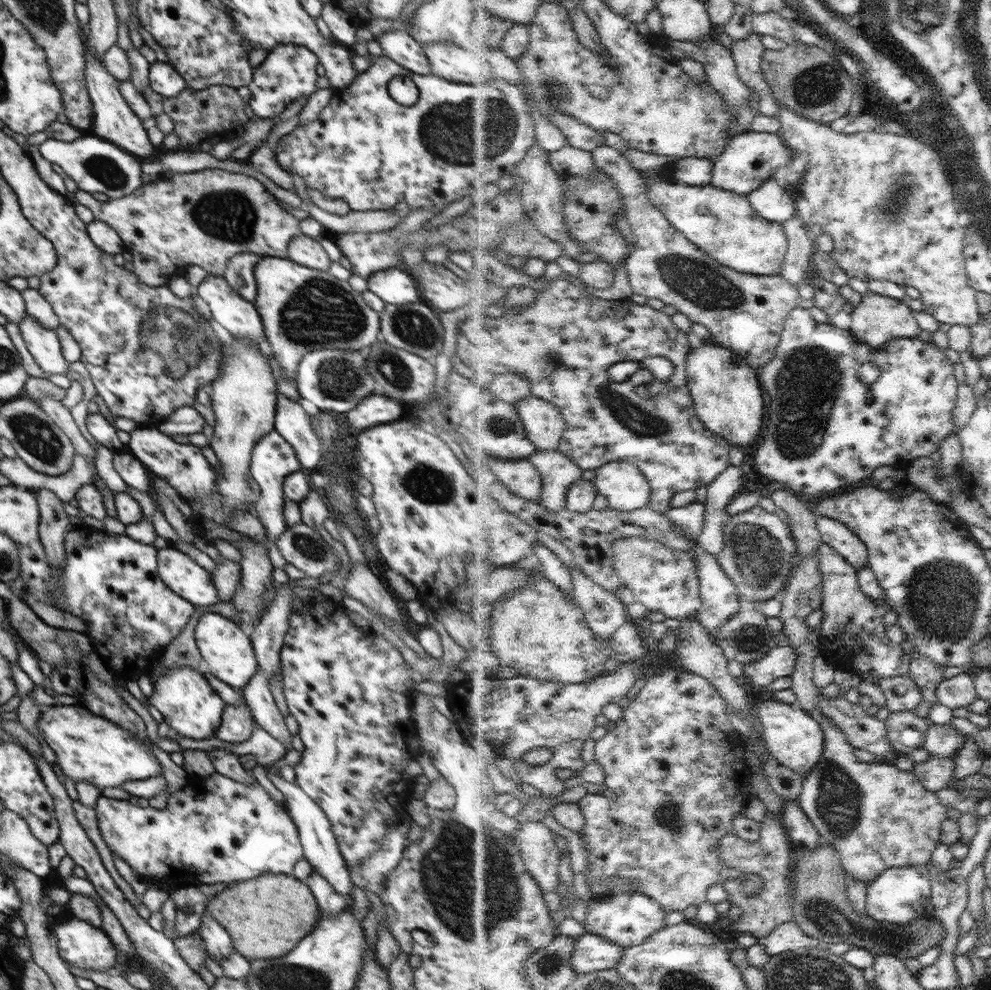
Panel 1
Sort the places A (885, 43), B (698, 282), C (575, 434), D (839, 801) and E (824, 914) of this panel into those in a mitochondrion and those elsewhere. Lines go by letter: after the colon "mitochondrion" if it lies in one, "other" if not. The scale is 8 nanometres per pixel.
A: other
B: mitochondrion
C: other
D: mitochondrion
E: mitochondrion

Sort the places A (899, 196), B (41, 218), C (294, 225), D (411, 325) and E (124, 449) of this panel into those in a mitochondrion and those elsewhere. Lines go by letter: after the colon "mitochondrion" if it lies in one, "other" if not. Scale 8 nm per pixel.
A: mitochondrion
B: other
C: other
D: mitochondrion
E: other

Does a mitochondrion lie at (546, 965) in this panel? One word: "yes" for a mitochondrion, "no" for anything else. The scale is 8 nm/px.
yes

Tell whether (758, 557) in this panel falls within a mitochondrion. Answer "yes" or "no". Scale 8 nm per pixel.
yes

